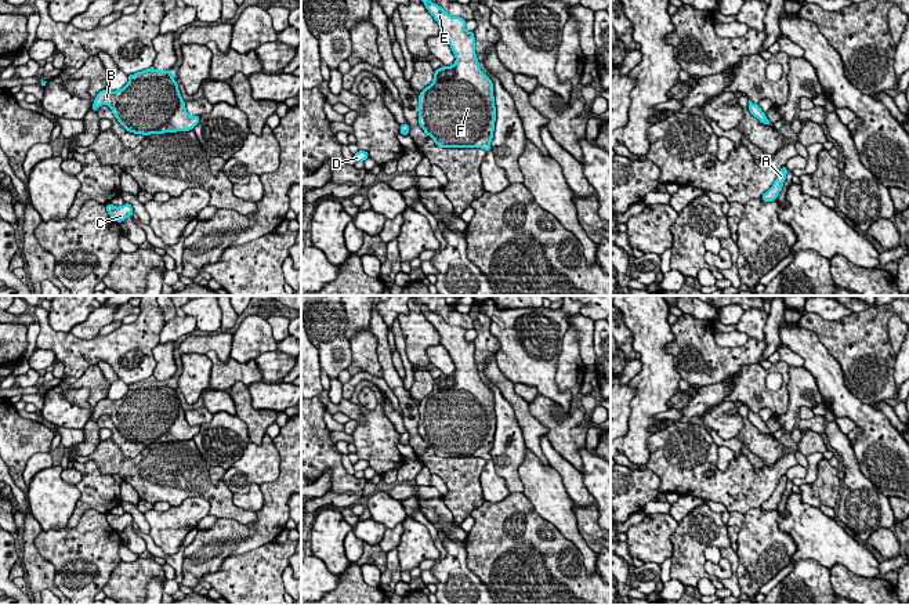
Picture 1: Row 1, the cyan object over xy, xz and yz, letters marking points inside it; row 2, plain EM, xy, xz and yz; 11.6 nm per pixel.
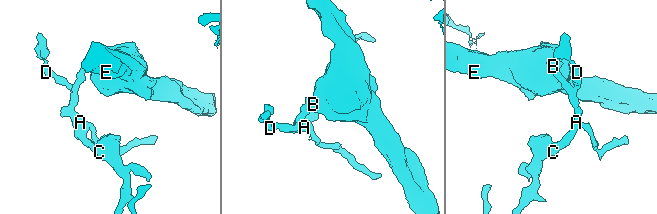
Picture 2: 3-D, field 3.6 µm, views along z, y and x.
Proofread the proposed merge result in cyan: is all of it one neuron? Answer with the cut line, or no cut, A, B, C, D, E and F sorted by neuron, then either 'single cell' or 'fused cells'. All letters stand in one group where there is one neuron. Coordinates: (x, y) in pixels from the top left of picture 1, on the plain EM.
cut none; groups A B C D E F; single cell

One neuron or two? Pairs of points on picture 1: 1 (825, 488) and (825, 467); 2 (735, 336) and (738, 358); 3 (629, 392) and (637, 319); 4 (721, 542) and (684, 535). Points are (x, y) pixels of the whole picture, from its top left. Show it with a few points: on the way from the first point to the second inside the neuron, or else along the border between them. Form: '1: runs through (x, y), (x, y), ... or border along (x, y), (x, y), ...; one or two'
1: runs through (825, 482), (825, 473); one
2: border along (713, 334), (719, 346), (742, 346), (749, 337); two
3: border along (625, 322), (632, 333), (632, 347), (641, 358); two
4: runs through (712, 535), (694, 535); one

